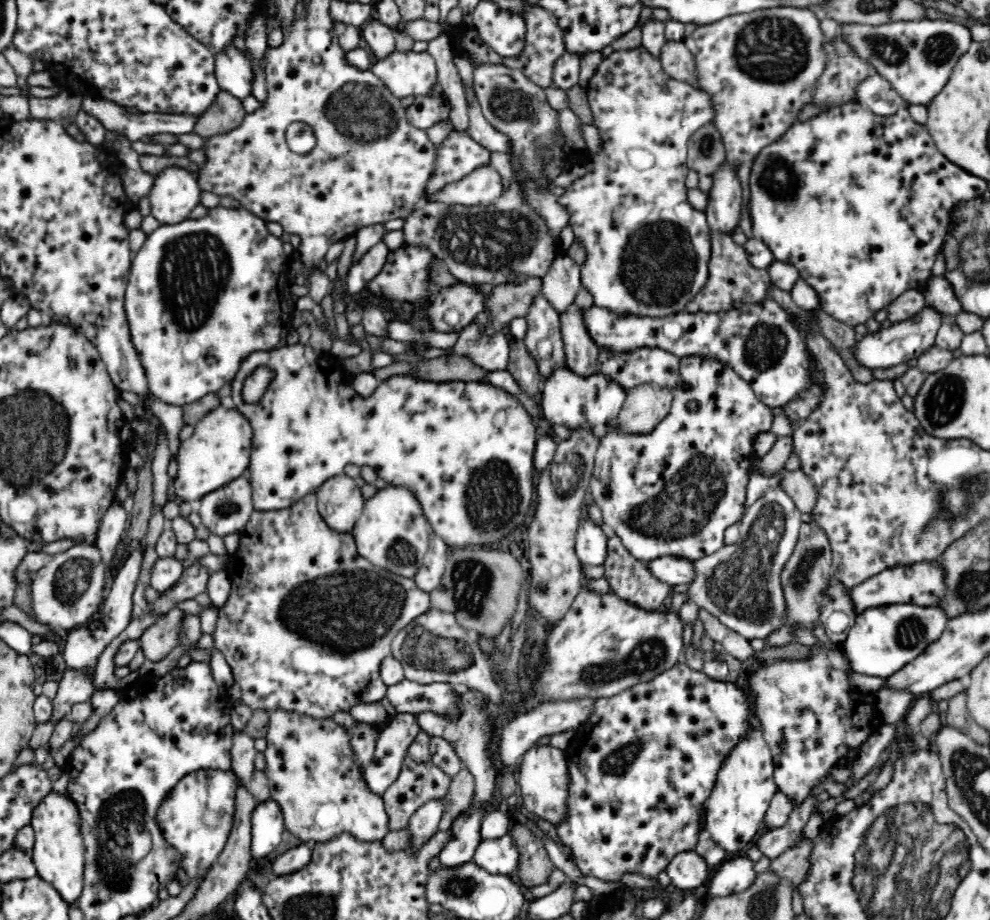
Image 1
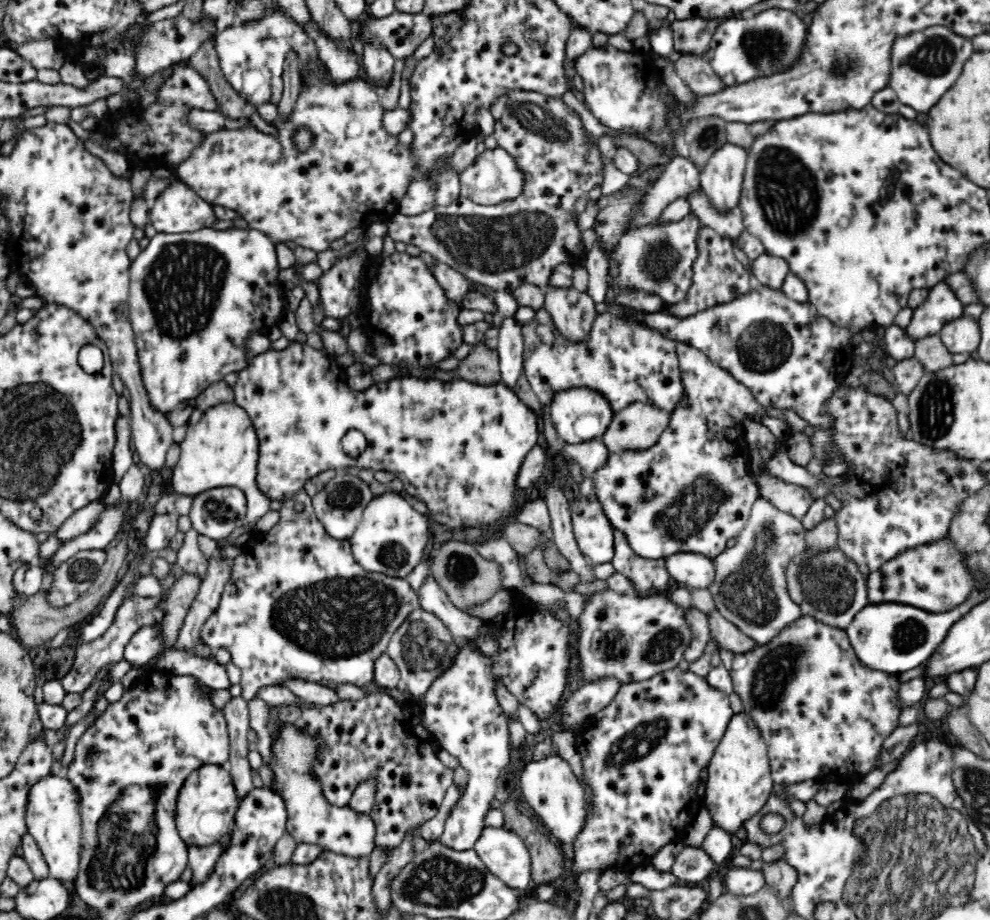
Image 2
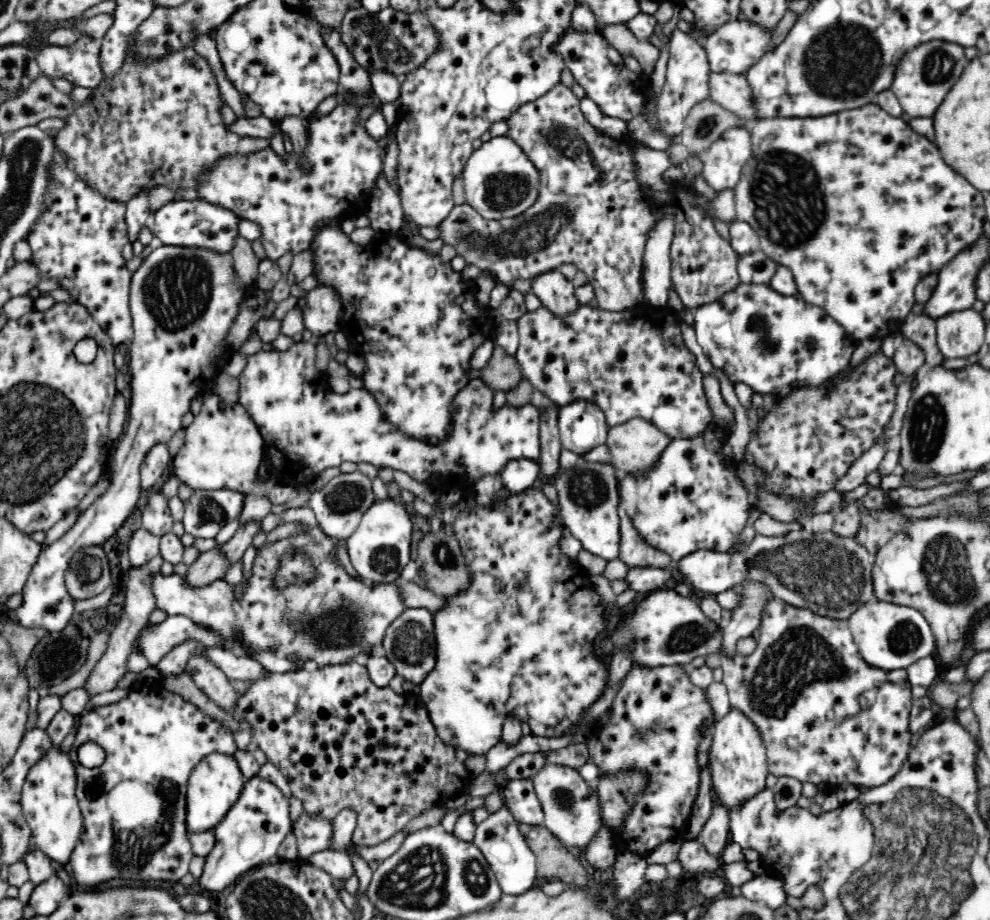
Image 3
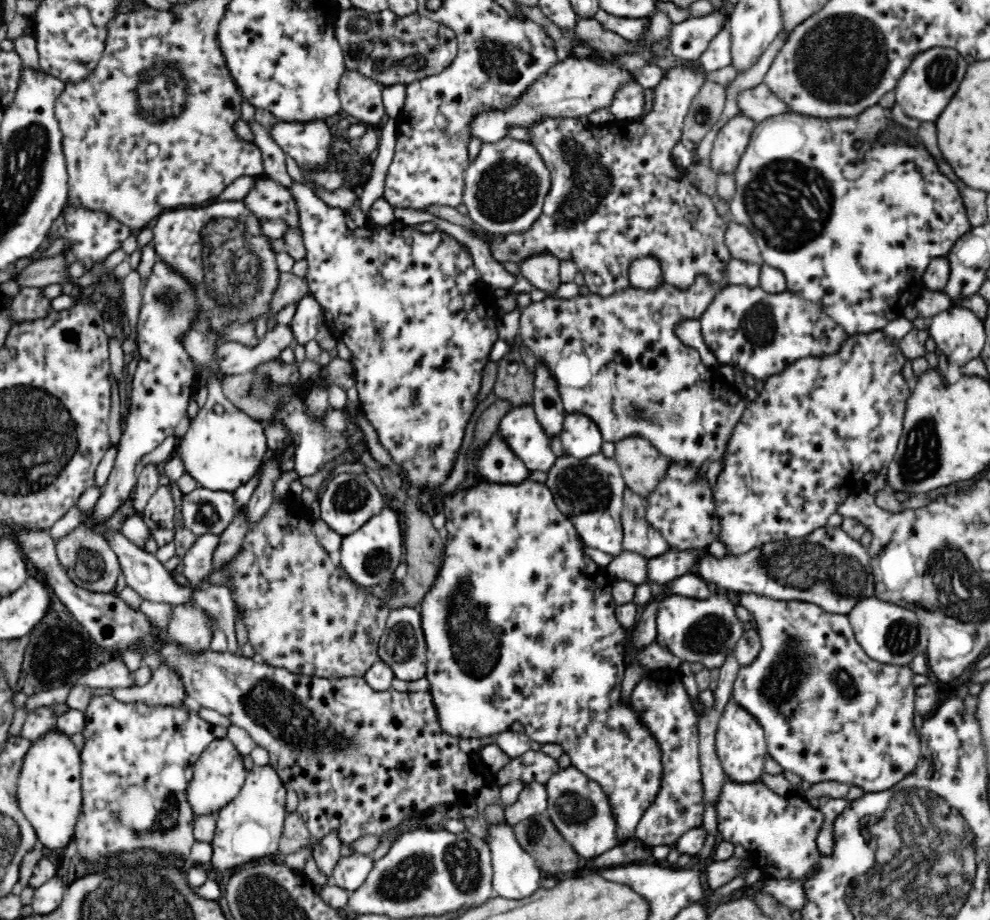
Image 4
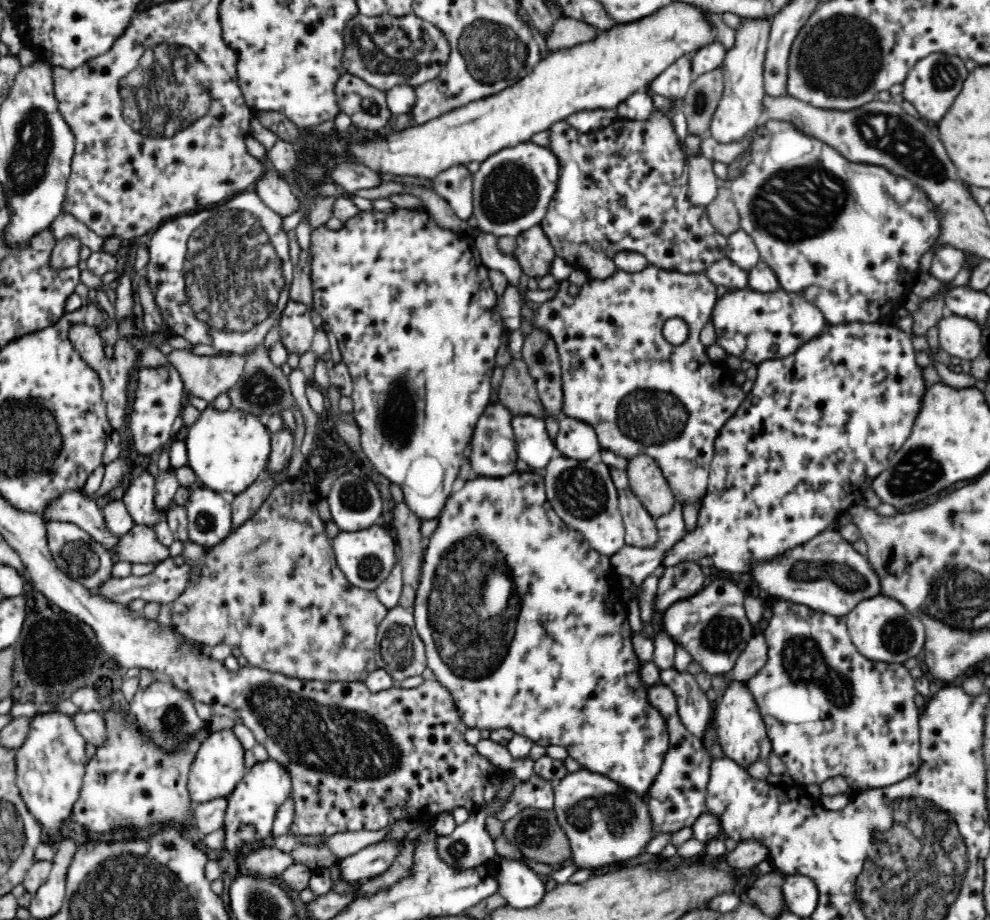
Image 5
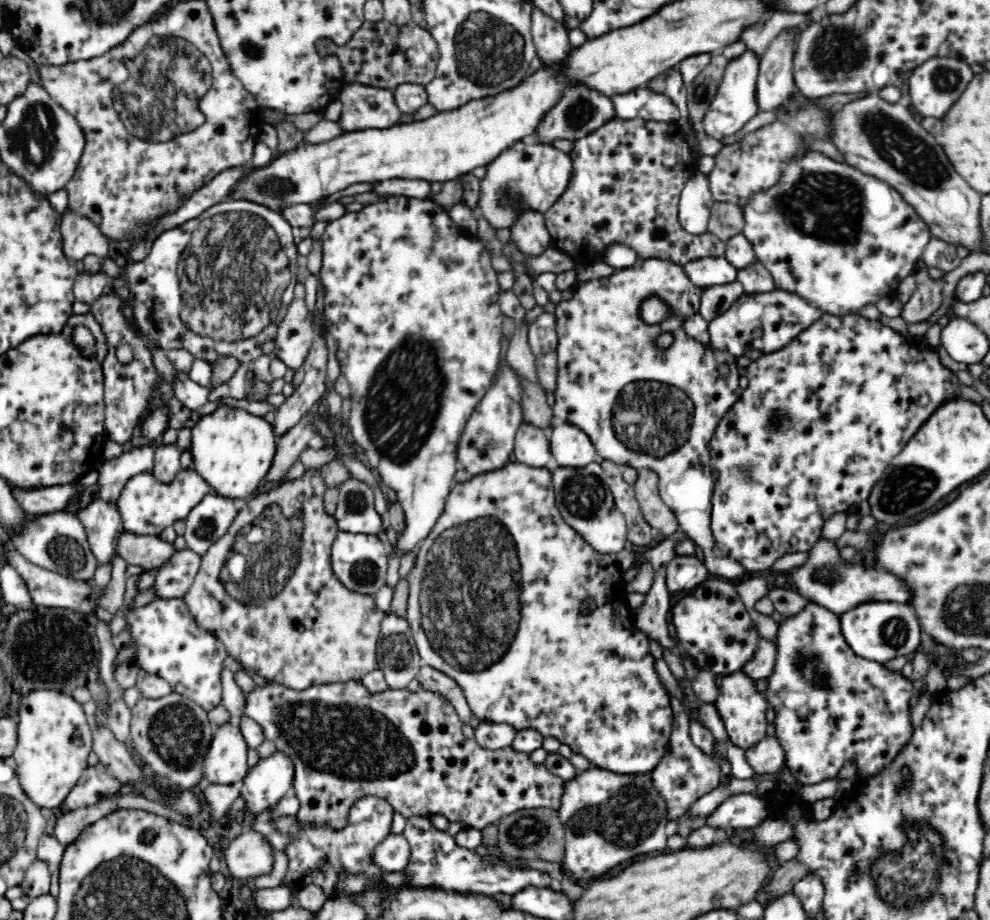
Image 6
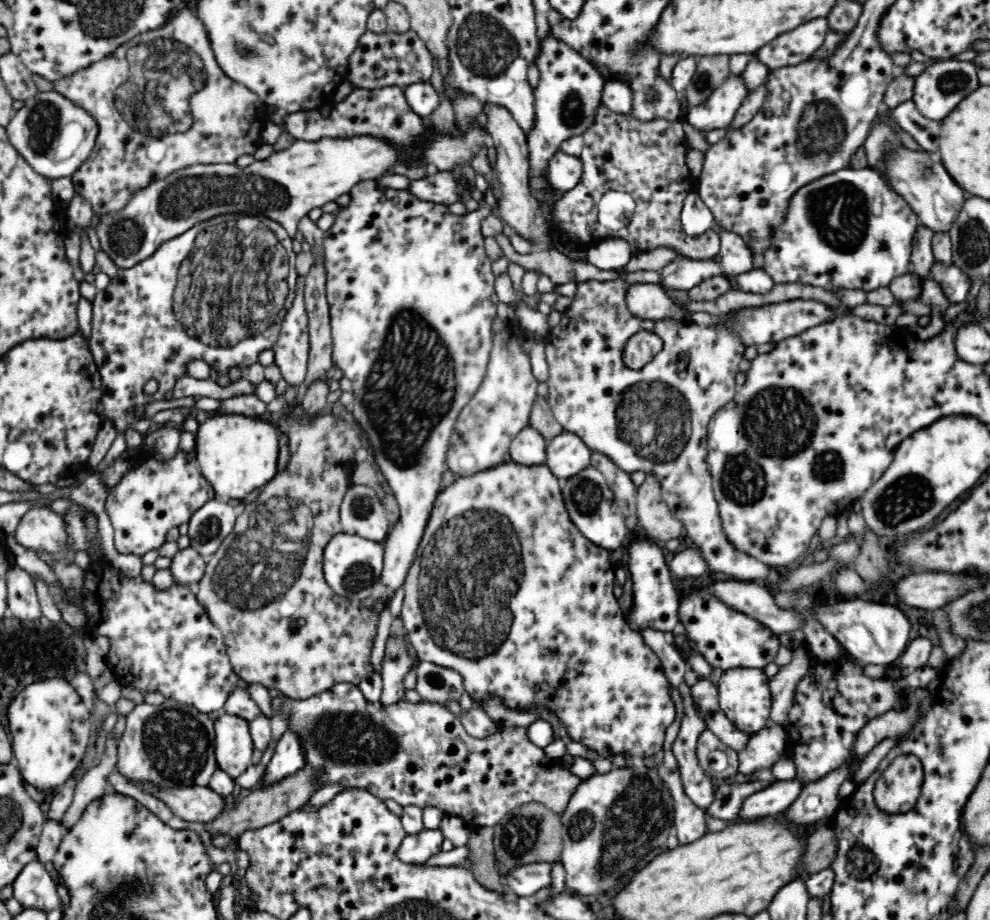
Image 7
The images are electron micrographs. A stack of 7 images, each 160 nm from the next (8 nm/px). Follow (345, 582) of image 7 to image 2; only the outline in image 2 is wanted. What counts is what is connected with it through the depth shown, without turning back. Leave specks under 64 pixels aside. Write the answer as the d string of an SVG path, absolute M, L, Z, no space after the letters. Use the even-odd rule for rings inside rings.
M389 492L374 497L366 505L354 535L348 539L352 556L366 572L404 579L423 561L428 544L428 524L428 518L414 510L407 495Z

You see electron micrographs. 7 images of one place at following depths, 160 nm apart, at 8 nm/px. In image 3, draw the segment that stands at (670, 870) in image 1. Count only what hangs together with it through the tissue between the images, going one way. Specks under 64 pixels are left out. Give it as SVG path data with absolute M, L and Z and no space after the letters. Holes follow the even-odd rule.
M697 838L686 839L680 844L678 852L683 870L690 874L712 874L718 872L721 860L712 856Z

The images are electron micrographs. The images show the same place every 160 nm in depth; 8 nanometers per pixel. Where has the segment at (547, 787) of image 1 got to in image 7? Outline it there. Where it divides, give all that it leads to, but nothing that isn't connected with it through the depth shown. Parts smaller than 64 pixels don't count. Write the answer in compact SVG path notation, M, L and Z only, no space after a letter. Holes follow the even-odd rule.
M643 763L612 769L608 774L596 774L580 783L570 798L566 812L561 815L563 849L559 860L566 869L567 890L578 892L580 898L592 903L598 894L608 894L610 890L614 890L624 872L634 868L654 848L666 846L666 838L670 834L674 818L675 807L670 789L656 770Z

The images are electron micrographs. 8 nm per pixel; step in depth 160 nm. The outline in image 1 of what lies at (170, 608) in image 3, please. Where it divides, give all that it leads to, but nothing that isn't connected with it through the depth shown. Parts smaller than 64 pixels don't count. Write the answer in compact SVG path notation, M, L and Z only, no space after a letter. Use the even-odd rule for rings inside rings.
M310 493L309 495L302 496L300 500L291 504L287 509L278 509L273 511L259 511L255 510L251 516L250 520L246 523L246 526L243 528L241 532L239 532L240 536L240 544L237 550L228 555L229 563L226 568L226 574L228 575L228 579L230 579L230 594L228 594L228 600L226 600L226 604L219 608L217 620L214 628L214 632L212 632L213 639L213 647L216 650L219 650L224 655L226 663L232 670L233 677L235 678L235 682L240 687L241 696L238 702L242 702L249 706L253 710L258 710L258 708L262 708L265 711L268 710L276 710L276 708L281 708L282 710L293 710L294 712L299 712L299 714L305 714L306 716L313 716L314 718L330 718L334 712L338 712L338 710L344 710L348 713L348 710L354 706L354 704L362 704L362 702L378 702L384 698L384 694L386 694L386 684L380 678L380 666L382 664L382 658L386 658L388 654L391 654L391 642L392 639L404 628L408 626L412 620L416 619L417 616L424 614L428 610L428 606L430 606L430 595L429 592L424 592L422 589L418 589L416 584L414 583L413 578L406 578L400 576L398 574L394 574L386 569L377 567L372 565L372 563L368 562L366 558L360 556L358 554L355 539L351 534L336 534L332 529L328 528L326 524L324 524L324 519L320 516L320 512L318 512L317 507L317 497L315 493Z

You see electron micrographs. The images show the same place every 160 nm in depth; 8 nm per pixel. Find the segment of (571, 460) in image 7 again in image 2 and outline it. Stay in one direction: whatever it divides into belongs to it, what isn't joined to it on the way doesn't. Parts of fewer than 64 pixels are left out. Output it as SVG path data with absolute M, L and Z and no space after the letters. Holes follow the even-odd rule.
M568 390L554 396L554 402L549 405L552 422L558 436L568 444L582 444L594 439L600 439L612 422L614 411L608 400L596 390Z

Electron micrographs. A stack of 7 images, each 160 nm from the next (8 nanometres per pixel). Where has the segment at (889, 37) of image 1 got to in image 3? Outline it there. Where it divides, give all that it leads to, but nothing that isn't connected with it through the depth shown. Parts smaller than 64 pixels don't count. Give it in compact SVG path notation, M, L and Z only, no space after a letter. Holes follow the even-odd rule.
M942 39L931 40L919 44L898 62L890 89L906 114L912 118L932 118L968 63L964 56L964 47Z

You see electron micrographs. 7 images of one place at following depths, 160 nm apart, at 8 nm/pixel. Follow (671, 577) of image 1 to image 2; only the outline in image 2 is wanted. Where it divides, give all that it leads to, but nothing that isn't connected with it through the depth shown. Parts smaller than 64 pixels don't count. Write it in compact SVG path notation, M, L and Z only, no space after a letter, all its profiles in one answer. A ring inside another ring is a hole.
M677 553L666 557L666 566L670 576L678 582L684 582L690 589L707 588L716 578L715 559L702 553Z

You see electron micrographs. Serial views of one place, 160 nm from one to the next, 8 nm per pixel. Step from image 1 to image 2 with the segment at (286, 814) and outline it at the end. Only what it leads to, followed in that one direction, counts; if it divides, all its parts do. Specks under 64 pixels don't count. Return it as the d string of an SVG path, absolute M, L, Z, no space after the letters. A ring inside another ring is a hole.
M284 725L279 732L280 741L272 748L274 759L272 759L271 770L276 777L276 785L272 786L286 801L288 807L287 831L292 835L297 844L315 844L324 851L334 852L338 855L348 856L352 859L368 859L374 850L374 821L368 816L357 816L347 806L338 808L328 804L322 795L322 789L317 778L309 774L313 766L313 759L321 746L321 740L313 740L310 733L300 733L292 725Z

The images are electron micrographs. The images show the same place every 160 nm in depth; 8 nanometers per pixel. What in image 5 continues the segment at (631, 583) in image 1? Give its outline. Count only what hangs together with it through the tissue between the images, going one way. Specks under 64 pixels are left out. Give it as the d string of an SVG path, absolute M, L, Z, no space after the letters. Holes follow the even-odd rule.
M609 465L608 470L617 488L619 509L626 530L626 544L640 548L653 547L659 534L654 518L632 492L627 472L618 466Z

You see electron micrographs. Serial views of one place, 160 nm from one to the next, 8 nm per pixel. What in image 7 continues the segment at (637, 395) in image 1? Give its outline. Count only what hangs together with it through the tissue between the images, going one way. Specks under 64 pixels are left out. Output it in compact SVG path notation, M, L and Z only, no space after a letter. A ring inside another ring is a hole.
M647 474L643 484L637 486L637 517L641 529L654 541L685 539L683 522L669 509L662 494L661 484L652 475Z

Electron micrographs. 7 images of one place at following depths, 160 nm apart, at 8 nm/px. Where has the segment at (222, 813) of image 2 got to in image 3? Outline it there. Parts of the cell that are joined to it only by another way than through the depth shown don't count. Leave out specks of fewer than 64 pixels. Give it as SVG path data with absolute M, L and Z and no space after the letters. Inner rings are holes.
M212 752L194 768L187 784L186 824L189 832L204 832L218 826L238 801L245 777L235 755Z

